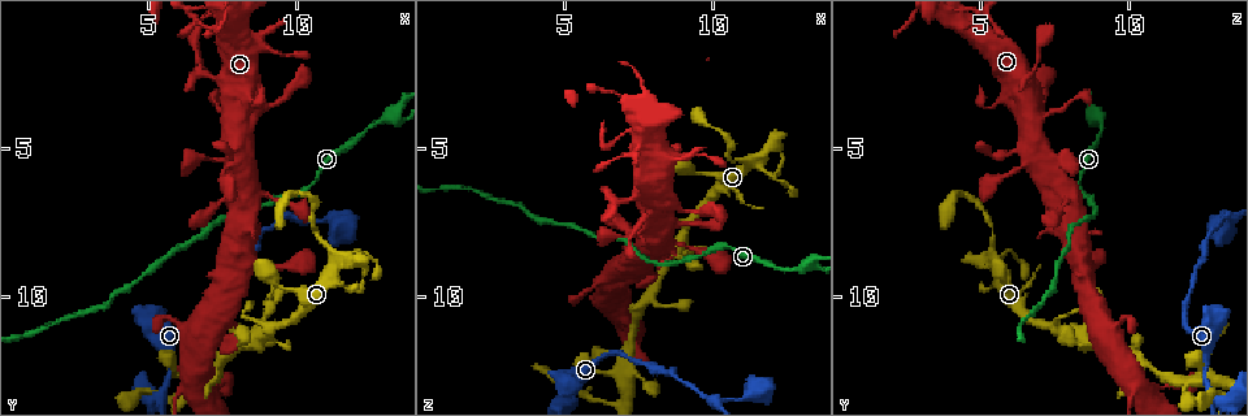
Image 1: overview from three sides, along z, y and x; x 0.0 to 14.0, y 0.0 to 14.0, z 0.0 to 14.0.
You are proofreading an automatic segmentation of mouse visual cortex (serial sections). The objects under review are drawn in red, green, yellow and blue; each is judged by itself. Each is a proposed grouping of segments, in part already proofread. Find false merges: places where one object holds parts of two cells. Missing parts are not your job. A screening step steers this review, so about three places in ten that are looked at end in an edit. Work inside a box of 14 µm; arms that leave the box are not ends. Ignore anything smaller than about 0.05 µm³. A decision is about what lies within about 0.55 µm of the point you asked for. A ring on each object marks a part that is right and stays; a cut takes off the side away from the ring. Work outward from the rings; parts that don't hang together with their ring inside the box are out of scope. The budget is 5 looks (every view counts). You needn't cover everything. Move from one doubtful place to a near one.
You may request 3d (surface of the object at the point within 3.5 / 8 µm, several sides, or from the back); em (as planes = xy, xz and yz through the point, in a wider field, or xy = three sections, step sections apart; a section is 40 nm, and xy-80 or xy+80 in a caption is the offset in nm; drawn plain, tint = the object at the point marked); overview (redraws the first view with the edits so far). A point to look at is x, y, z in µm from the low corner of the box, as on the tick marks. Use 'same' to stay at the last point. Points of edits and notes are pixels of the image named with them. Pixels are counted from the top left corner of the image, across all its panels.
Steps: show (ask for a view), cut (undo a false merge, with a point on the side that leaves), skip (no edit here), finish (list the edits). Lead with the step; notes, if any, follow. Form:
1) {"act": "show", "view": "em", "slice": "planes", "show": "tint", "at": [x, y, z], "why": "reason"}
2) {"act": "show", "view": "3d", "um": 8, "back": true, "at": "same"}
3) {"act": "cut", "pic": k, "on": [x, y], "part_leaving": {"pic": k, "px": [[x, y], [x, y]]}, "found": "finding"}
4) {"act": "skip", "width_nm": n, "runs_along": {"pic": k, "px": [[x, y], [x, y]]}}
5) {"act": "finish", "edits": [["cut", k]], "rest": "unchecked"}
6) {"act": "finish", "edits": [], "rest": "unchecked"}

{"act": "show", "view": "3d", "um": 3.5, "back": true, "at": [11.4, 8.8, 5.5], "why": "four-way junction"}

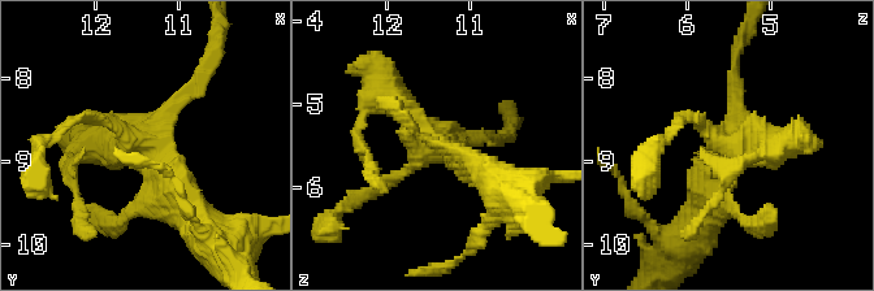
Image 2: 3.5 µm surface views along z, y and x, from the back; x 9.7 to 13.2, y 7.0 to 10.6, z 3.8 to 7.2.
{"act": "show", "view": "em", "slice": "xy", "step": 2, "show": "tint", "at": [11.30, 8.75, 5.50], "arms": 4, "arm_widths_nm": [150, 200, 350, 350], "why": "need the tissue"}

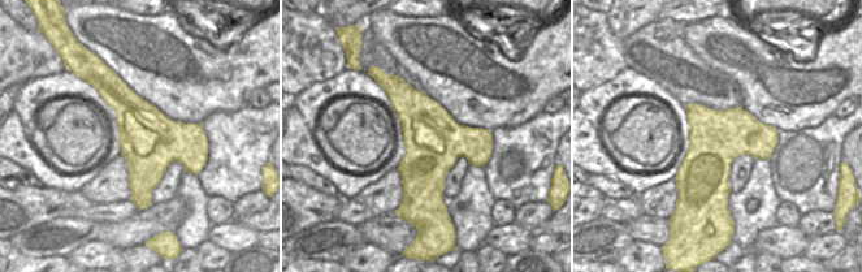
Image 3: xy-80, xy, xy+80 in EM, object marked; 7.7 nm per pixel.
{"act": "skip", "found": "continuous, no second cell"}

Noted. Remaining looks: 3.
{"act": "show", "view": "3d", "um": 8, "at": [7.0, 2.4, 6.7]}

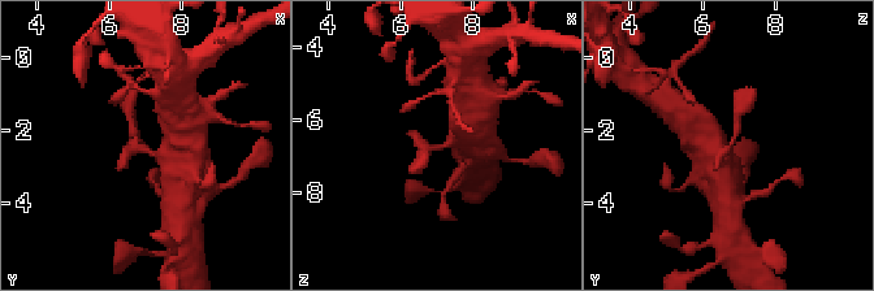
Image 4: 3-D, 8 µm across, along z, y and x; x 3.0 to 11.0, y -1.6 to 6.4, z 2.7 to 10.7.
{"act": "show", "view": "em", "slice": "xy", "step": 1, "show": "tint", "at": [7.0, 2.5, 6.8]}

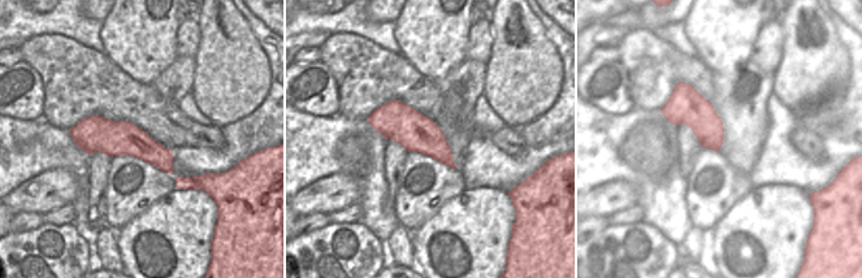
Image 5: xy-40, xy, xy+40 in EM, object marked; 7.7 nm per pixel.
{"act": "skip", "runs_along": {"pic": 4, "px": [[185, 153], [151, 153], [130, 114]]}, "found": "one cell here"}

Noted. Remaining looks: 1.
{"act": "finish", "edits": [], "rest": "unchecked"}

